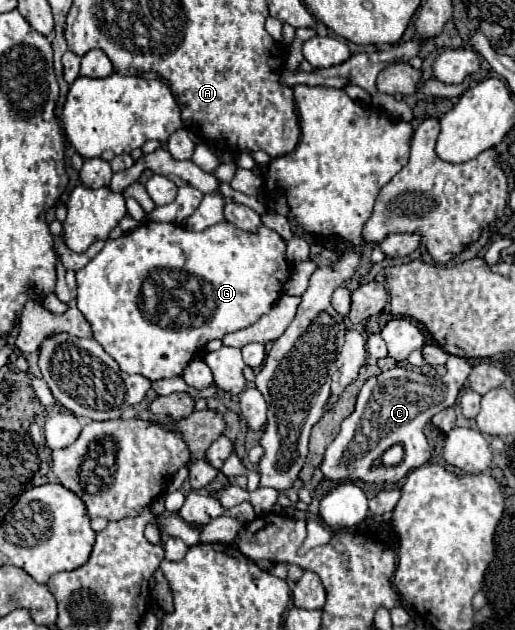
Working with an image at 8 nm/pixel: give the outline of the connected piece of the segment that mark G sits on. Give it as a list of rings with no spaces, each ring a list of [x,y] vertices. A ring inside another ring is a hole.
[[[148,220],[148,222],[140,224],[136,230],[132,230],[130,234],[124,234],[124,236],[120,236],[116,240],[108,240],[106,246],[86,264],[86,268],[76,272],[76,282],[78,282],[76,302],[78,302],[78,310],[90,322],[94,340],[118,362],[122,372],[140,374],[140,376],[144,376],[148,380],[162,380],[162,378],[182,376],[184,368],[188,366],[188,362],[194,356],[194,350],[204,348],[214,338],[224,338],[228,332],[242,330],[242,328],[254,324],[266,312],[270,312],[272,304],[282,296],[284,282],[290,278],[290,264],[284,258],[284,246],[286,244],[282,242],[282,238],[274,230],[270,230],[266,226],[262,226],[256,234],[246,234],[244,230],[238,230],[230,222],[222,222],[218,226],[206,228],[204,232],[192,232],[192,230],[182,228],[180,224],[164,224],[164,222]]]

